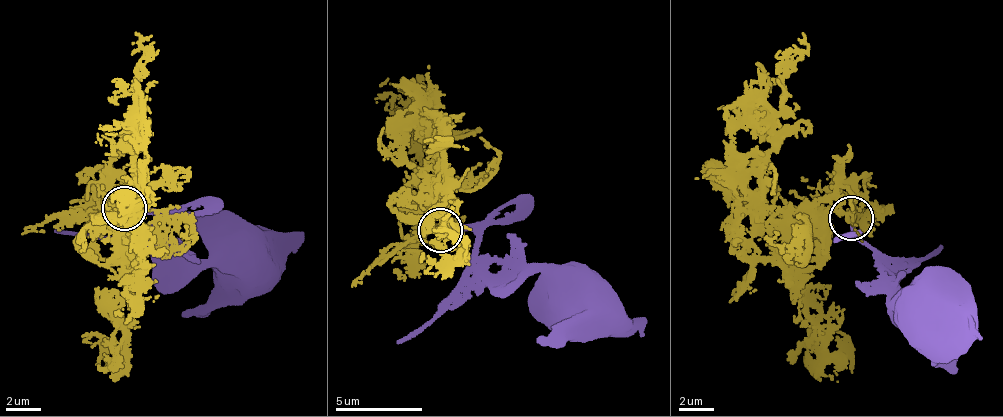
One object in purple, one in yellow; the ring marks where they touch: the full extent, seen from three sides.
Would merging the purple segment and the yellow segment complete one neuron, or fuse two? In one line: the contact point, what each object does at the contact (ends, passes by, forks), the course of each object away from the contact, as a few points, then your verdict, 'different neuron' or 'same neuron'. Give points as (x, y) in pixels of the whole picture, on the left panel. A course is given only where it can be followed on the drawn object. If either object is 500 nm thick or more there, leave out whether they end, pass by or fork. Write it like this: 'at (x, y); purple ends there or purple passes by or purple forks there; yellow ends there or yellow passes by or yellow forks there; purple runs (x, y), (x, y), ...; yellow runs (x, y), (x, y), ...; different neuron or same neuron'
at (124, 208); purple ends there; yellow forks there; purple runs (123, 207), (144, 206), (156, 217), (154, 235), (196, 257), (211, 254), (232, 273), (238, 262); yellow runs (122, 206), (130, 215), (140, 65), (145, 39), (136, 30); different neuron

